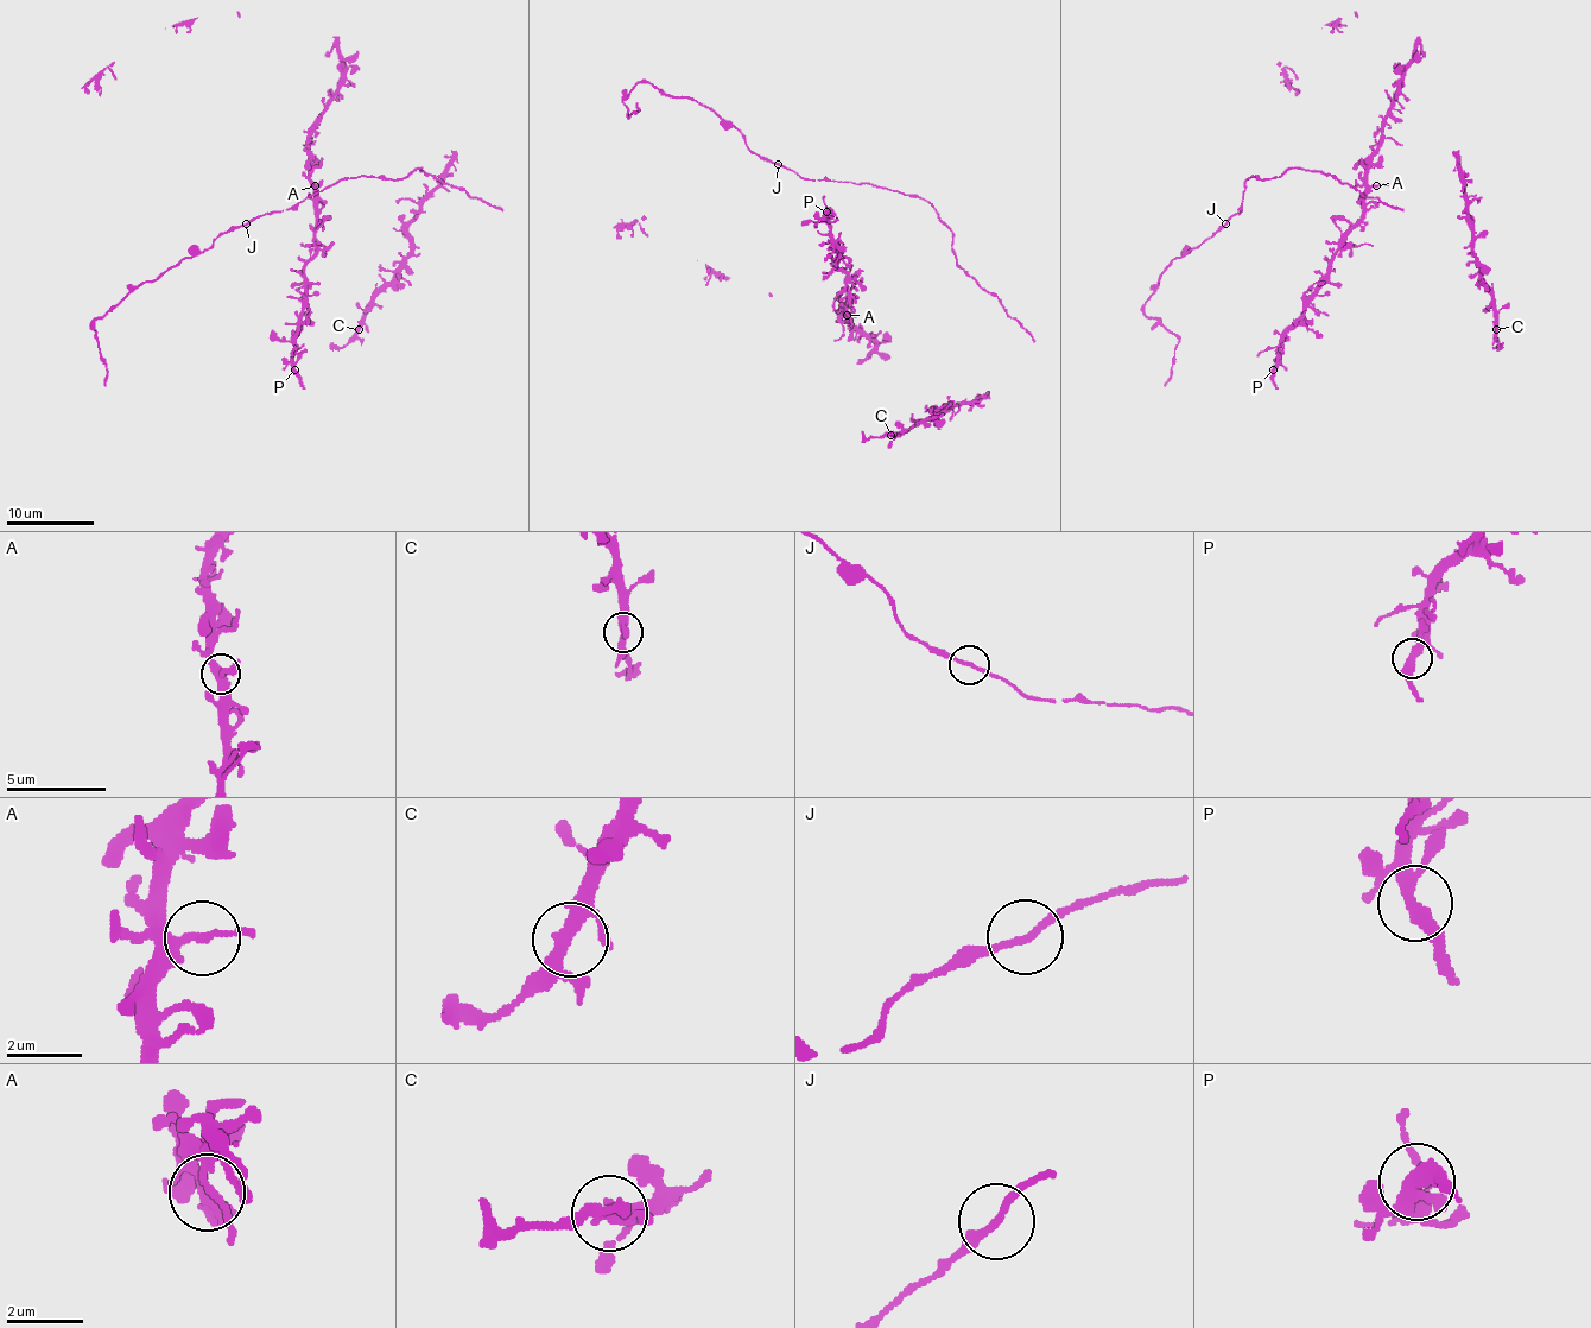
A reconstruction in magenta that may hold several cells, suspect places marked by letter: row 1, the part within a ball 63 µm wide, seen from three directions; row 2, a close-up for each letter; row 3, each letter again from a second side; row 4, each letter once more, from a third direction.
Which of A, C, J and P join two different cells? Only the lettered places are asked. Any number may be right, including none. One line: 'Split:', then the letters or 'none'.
Split: none

